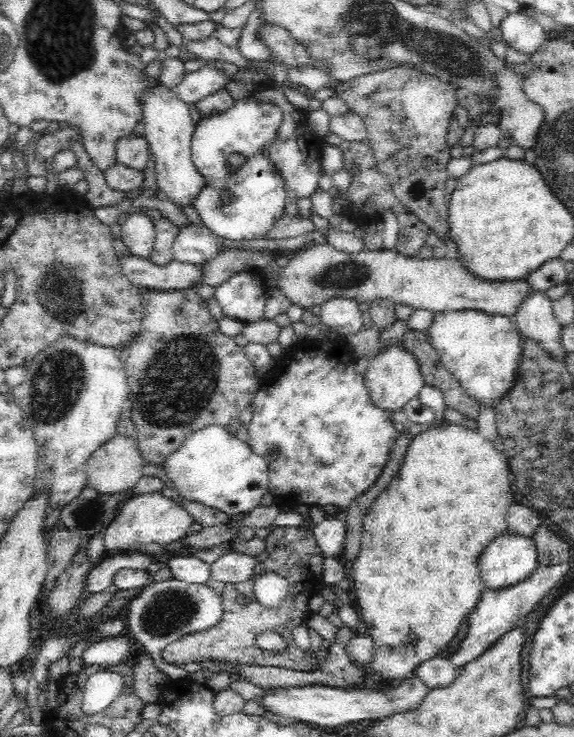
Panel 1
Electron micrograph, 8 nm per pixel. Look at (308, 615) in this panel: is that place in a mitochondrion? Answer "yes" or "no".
no

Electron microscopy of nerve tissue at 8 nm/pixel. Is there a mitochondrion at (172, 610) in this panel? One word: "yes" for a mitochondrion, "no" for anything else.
yes

